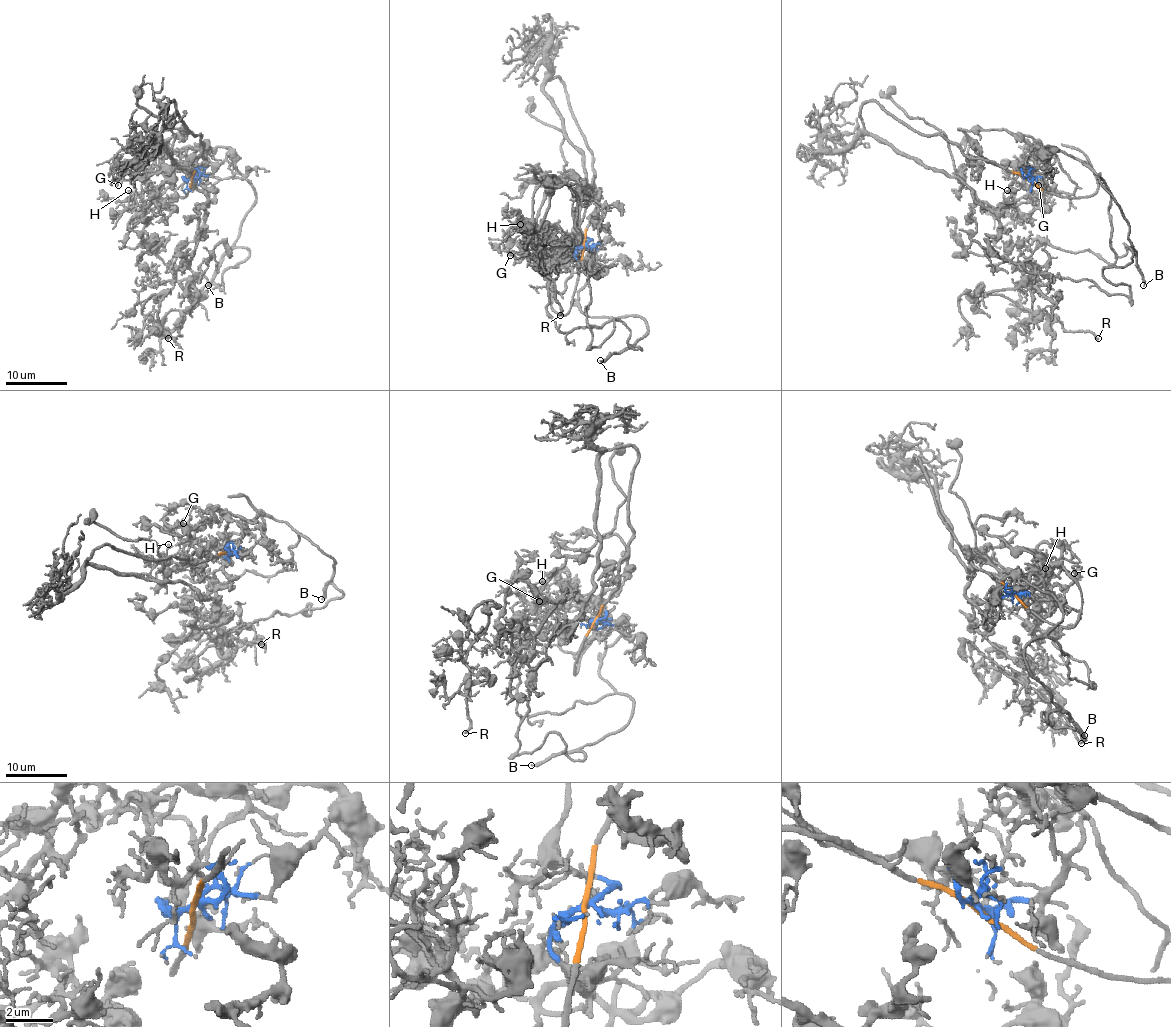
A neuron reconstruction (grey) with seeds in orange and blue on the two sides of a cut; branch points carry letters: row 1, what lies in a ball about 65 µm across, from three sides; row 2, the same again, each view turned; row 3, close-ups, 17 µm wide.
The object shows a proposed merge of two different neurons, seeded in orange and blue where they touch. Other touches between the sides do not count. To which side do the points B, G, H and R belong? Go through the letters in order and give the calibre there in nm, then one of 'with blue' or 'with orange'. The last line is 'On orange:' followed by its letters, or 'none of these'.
B: 60 nm thick; with blue
G: 160 nm thick; with blue
H: 100 nm thick; with blue
R: 170 nm thick; with blue
On orange: none of these

